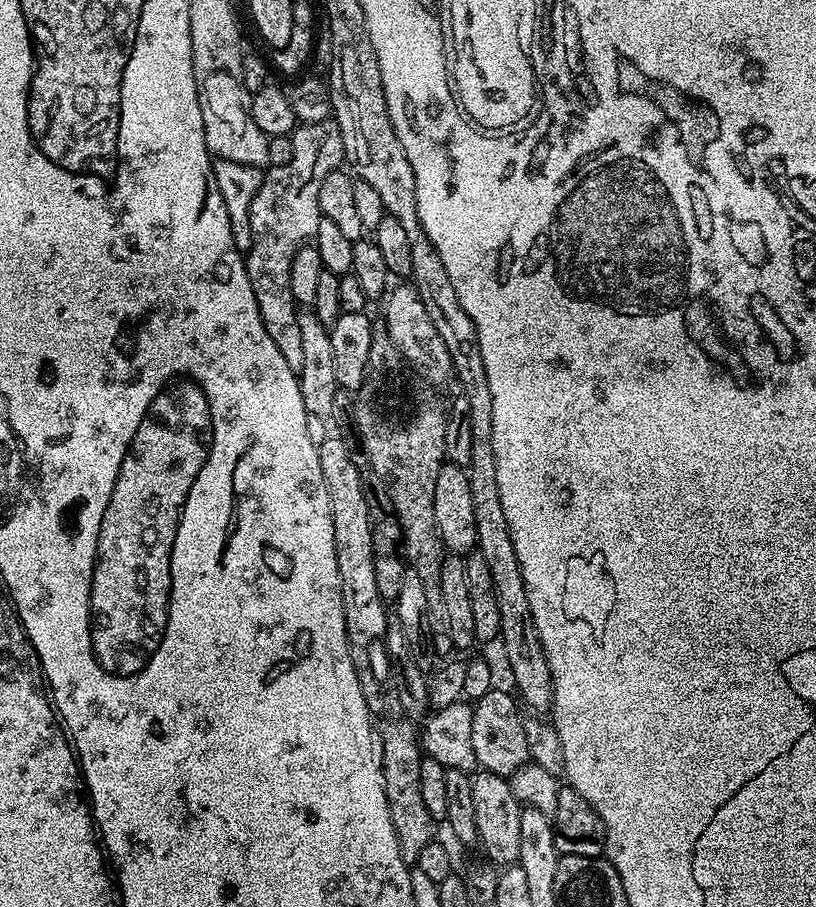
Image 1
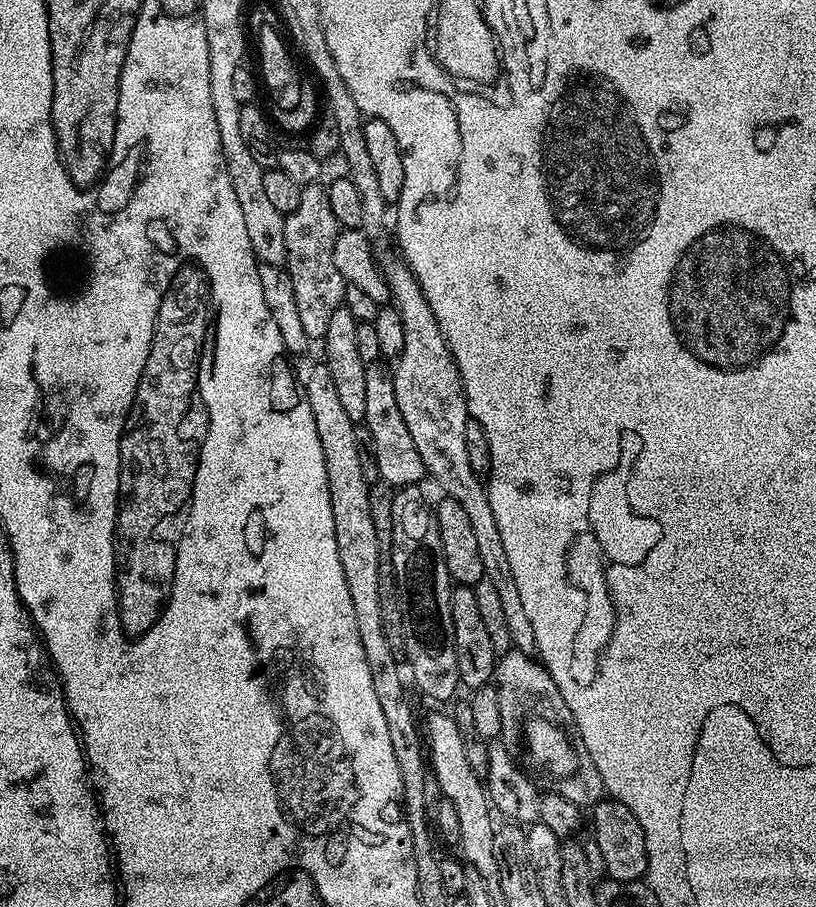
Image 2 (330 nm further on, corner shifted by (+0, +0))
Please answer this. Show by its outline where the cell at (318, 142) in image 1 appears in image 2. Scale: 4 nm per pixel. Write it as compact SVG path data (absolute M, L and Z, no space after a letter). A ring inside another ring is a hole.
M317 182L302 187L302 198L298 210L284 217L288 263L286 270L294 282L294 302L298 302L298 315L302 318L302 330L306 330L309 341L323 341L330 314L344 303L345 282L334 266L334 242L342 231L340 223L330 210L327 187Z

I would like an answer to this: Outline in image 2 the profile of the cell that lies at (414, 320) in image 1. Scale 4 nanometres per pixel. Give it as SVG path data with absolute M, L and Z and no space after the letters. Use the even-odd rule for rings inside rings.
M395 259L389 262L388 268L386 264L384 280L392 295L391 303L398 314L402 314L402 327L406 333L406 343L402 346L402 354L394 361L392 372L394 394L398 397L398 410L402 410L402 422L406 422L410 438L414 438L414 446L418 446L418 454L422 454L425 473L436 479L437 486L444 491L447 499L460 503L474 525L484 576L490 578L490 583L498 589L498 598L506 613L506 626L510 626L513 649L535 657L534 626L530 626L530 618L522 607L522 594L518 594L518 585L514 582L510 562L506 559L506 549L502 547L502 534L498 534L498 522L494 522L494 510L490 510L485 481L474 474L474 469L470 467L470 457L466 454L466 422L470 417L458 366L434 318L434 310L430 310L430 302L426 302L422 286L418 286L418 278L403 259Z

